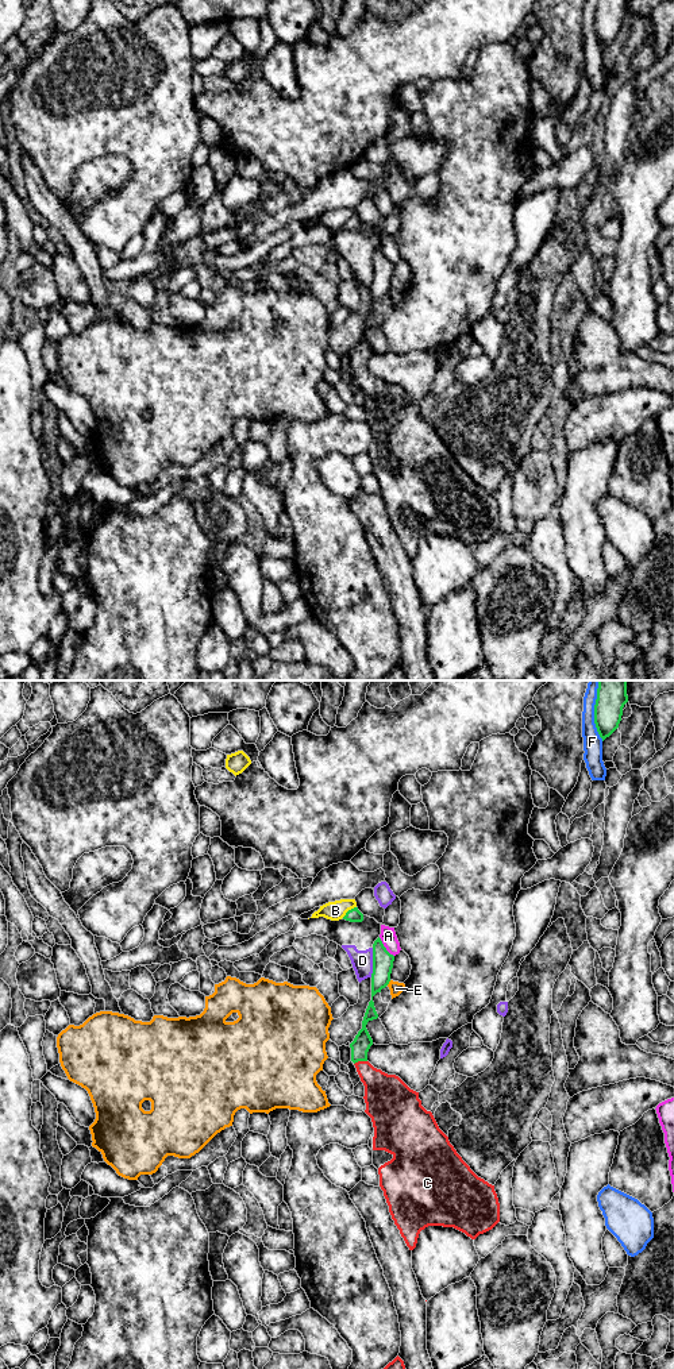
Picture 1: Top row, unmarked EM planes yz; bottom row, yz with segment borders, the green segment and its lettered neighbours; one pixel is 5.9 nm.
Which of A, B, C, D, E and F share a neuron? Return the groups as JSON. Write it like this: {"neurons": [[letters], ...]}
{"neurons": [["A"], ["B"], ["C"], ["D"], ["E"], ["F"]]}

